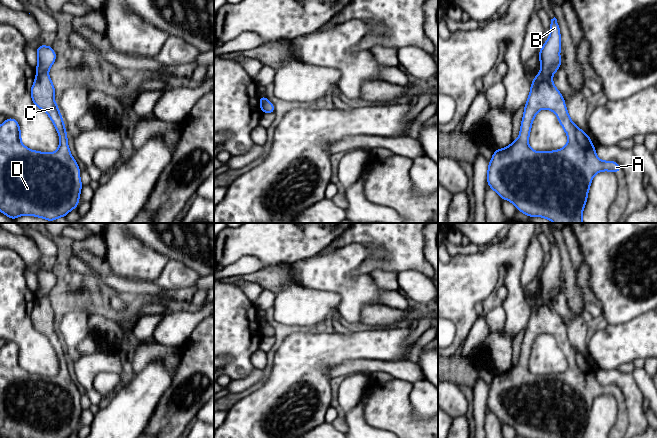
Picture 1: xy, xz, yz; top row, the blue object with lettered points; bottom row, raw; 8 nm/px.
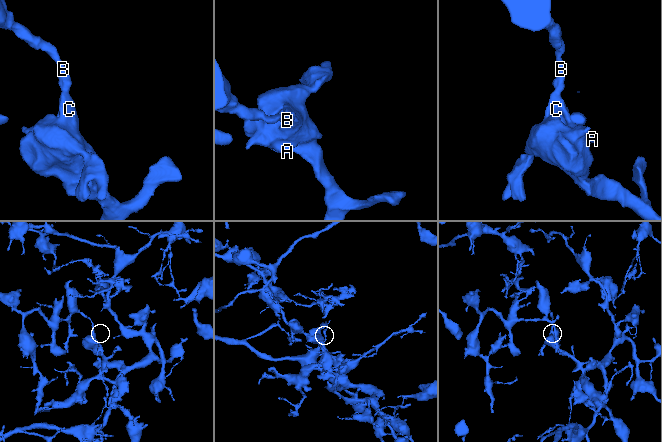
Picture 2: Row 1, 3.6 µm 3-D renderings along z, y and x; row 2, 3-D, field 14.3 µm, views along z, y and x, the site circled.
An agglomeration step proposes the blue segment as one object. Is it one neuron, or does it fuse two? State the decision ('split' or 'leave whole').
leave whole

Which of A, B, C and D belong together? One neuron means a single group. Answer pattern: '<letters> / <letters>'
A B C D

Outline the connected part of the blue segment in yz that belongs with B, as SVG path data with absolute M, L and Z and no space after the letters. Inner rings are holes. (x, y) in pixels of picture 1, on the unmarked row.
M554 241L550 246L550 260L539 274L541 295L531 307L530 318L525 328L519 361L506 372L495 373L487 394L487 408L489 411L492 412L501 423L512 426L517 434L524 438L582 438L593 401L601 395L611 395L614 397L622 395L621 390L615 385L601 385L596 380L595 370L592 368L589 359L572 346L565 330L565 324L555 311L551 302L561 291L560 273L560 252L557 243ZM540 333L548 333L556 338L559 347L568 360L568 366L564 372L544 376L537 376L530 372L528 364L532 347Z

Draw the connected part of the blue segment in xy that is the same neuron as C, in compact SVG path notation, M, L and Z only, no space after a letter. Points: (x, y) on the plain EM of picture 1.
M37 270L36 302L30 319L35 330L46 336L59 358L59 371L54 377L33 375L21 366L19 347L7 342L0 349L0 435L3 438L68 438L77 432L80 415L80 393L72 381L64 345L54 325L55 311L48 295L56 284L52 270Z

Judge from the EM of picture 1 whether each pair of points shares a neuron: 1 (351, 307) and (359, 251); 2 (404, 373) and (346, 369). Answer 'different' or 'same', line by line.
1: same
2: same

